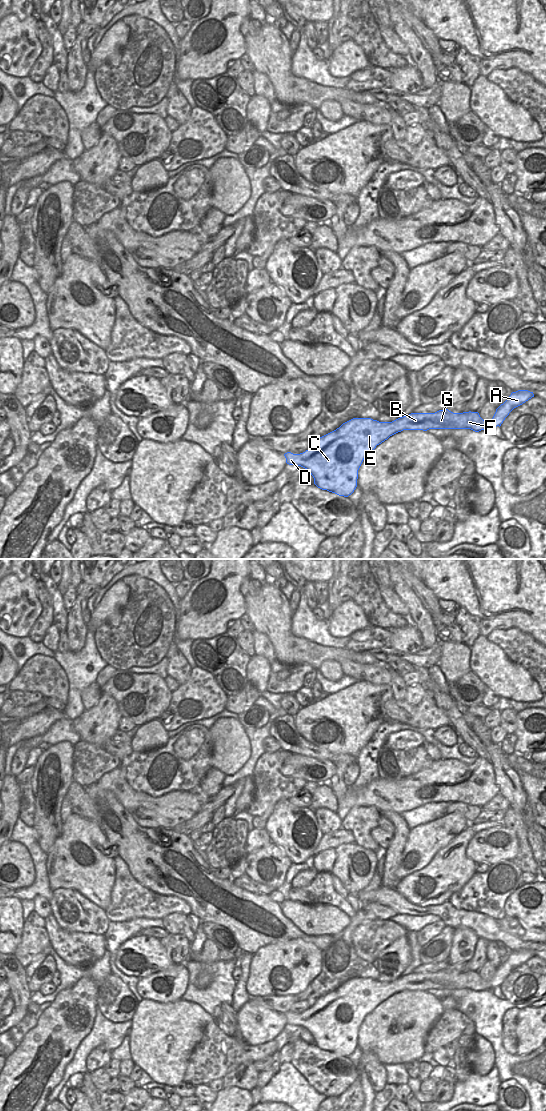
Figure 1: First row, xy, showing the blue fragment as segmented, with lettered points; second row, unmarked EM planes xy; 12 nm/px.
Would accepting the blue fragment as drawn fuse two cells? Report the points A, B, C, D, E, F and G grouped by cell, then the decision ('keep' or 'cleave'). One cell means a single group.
groups A B C D E F G; keep

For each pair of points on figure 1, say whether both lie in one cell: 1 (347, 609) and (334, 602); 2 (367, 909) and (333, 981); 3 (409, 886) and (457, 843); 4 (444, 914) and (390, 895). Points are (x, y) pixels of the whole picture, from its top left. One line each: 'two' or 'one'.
1: two
2: one
3: one
4: one

